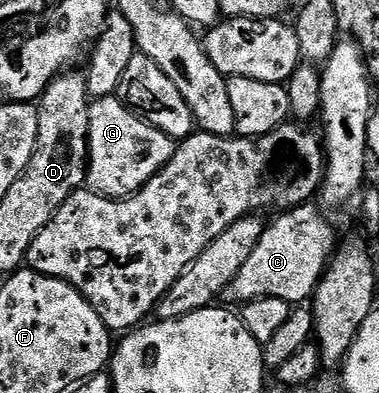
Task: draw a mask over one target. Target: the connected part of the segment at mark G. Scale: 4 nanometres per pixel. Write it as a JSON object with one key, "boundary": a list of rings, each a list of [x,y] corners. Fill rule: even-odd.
{"boundary":[[[118,96],[97,97],[87,111],[87,179],[91,192],[102,197],[129,197],[171,161],[177,145],[161,130],[132,113]]]}

